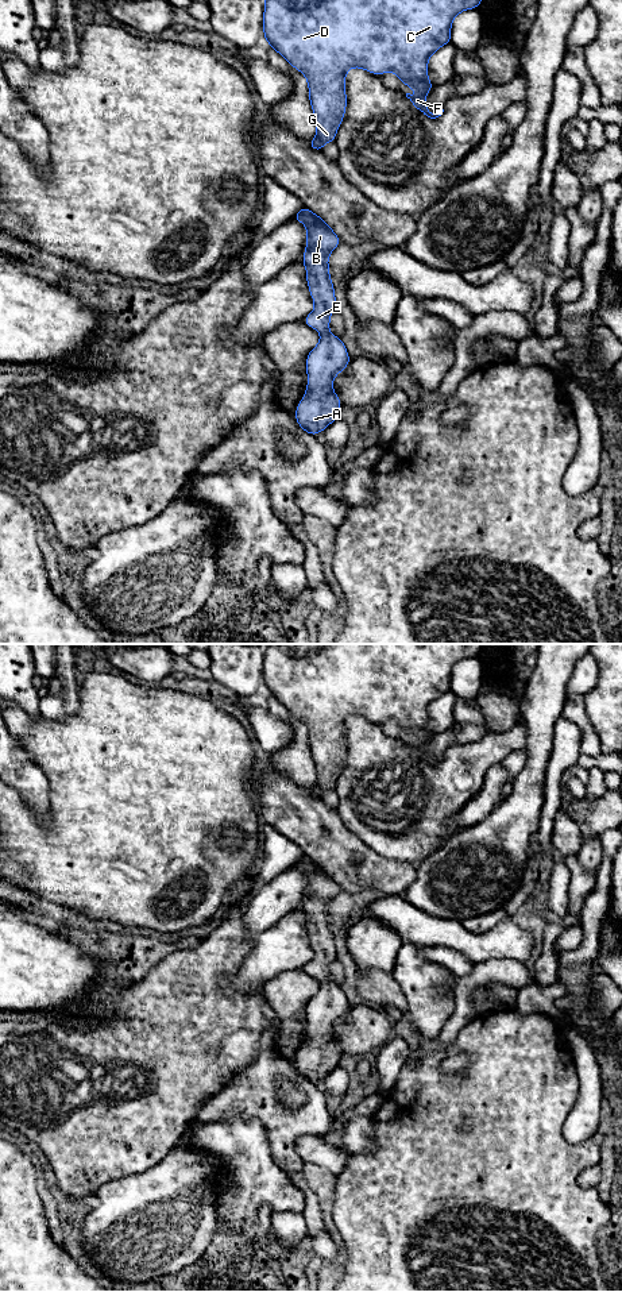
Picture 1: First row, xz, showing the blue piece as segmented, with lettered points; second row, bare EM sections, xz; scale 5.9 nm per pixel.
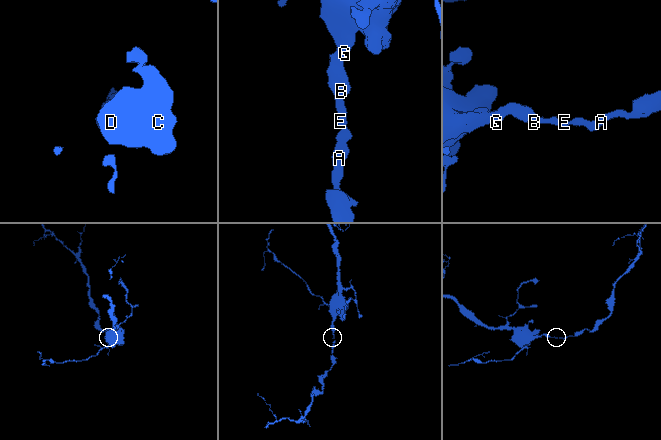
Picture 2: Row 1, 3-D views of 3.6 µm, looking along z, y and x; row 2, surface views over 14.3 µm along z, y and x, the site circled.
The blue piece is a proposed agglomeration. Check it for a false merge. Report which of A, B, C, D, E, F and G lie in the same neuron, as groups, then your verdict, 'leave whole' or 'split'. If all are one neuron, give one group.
A B C D E F G; leave whole

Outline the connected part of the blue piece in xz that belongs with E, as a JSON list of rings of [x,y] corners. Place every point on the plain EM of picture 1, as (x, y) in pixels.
[[[305,855],[293,867],[306,873],[306,898],[301,910],[306,915],[306,930],[314,949],[314,959],[302,969],[321,981],[320,990],[306,1004],[308,1034],[295,1056],[295,1069],[305,1080],[316,1084],[339,1065],[341,1052],[332,1030],[351,1010],[344,990],[329,980],[336,945],[328,905],[341,888],[320,864]]]

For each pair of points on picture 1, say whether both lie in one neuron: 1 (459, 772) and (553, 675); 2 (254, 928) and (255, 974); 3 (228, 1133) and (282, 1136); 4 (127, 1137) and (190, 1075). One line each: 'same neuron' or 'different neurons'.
1: different neurons
2: different neurons
3: different neurons
4: same neuron

